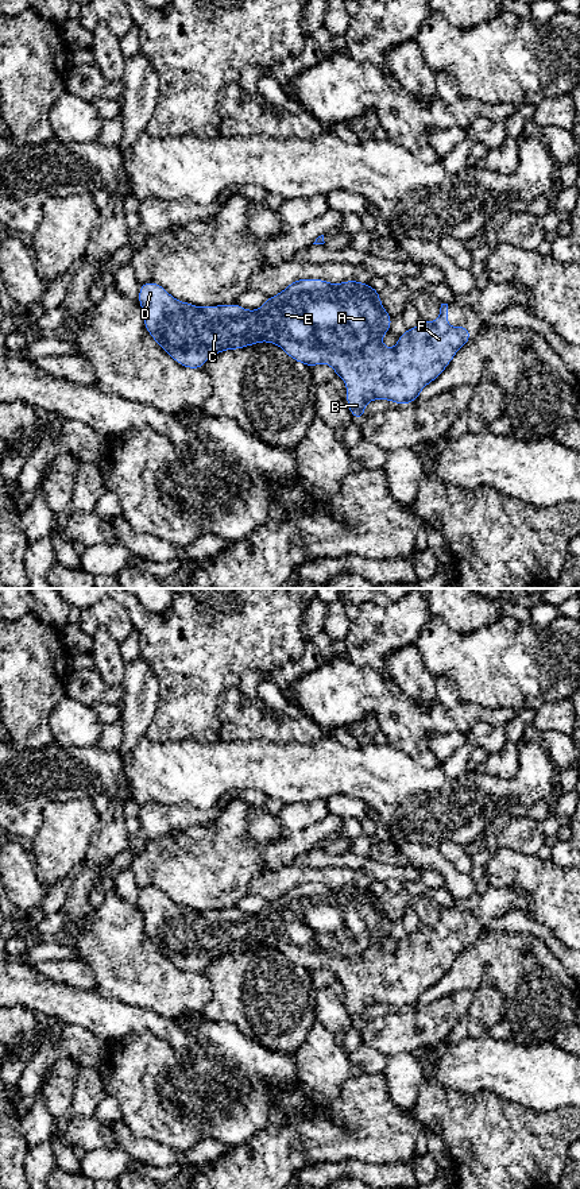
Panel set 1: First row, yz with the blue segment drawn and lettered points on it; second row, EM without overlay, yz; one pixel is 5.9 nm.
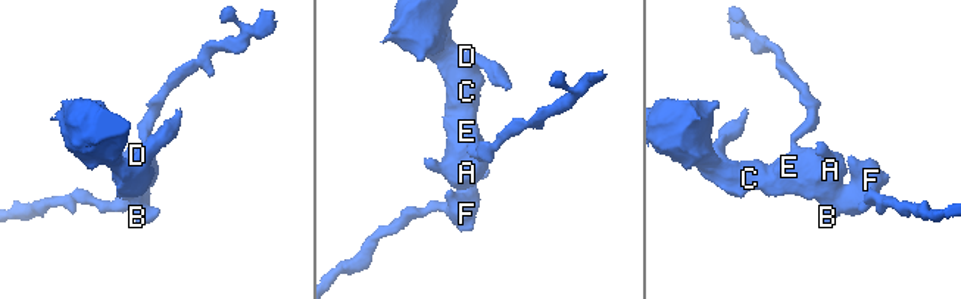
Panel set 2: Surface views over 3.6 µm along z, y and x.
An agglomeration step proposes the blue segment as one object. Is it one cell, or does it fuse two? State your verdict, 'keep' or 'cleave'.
keep

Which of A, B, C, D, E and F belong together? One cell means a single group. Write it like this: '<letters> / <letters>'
A B C D E F

